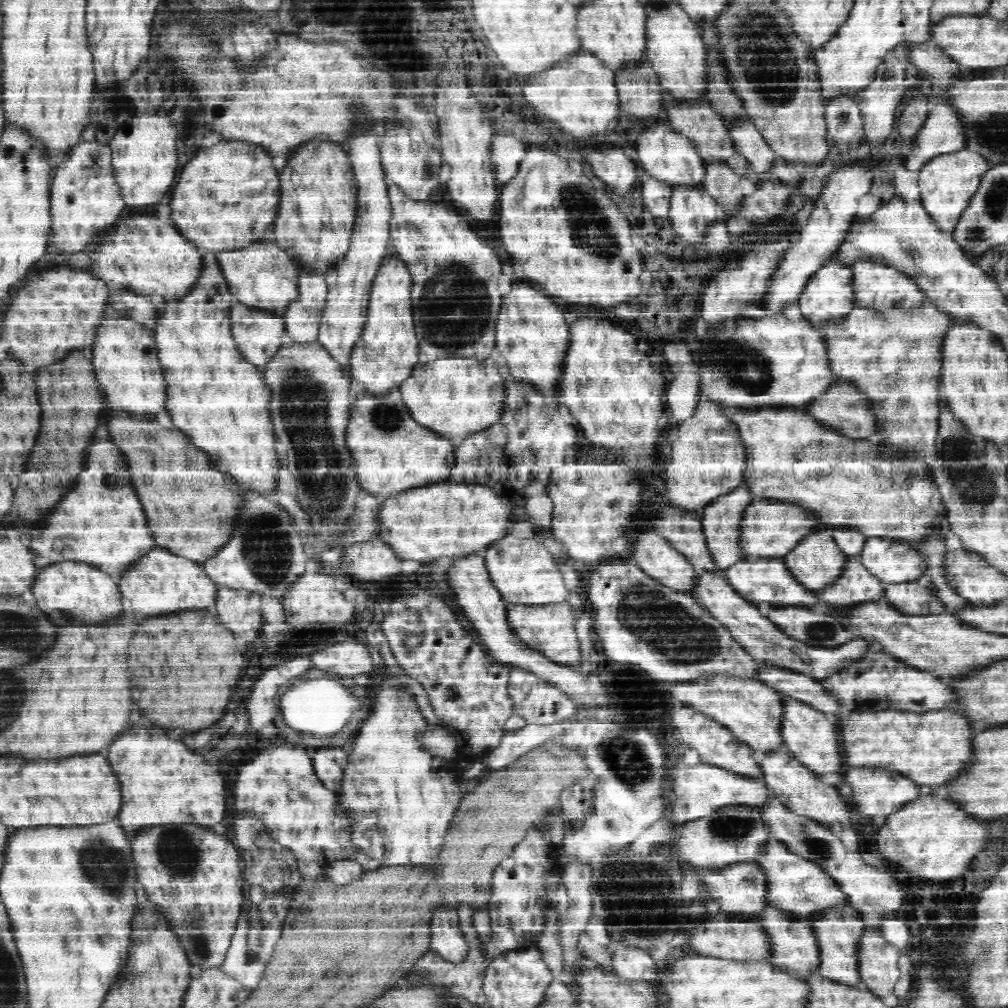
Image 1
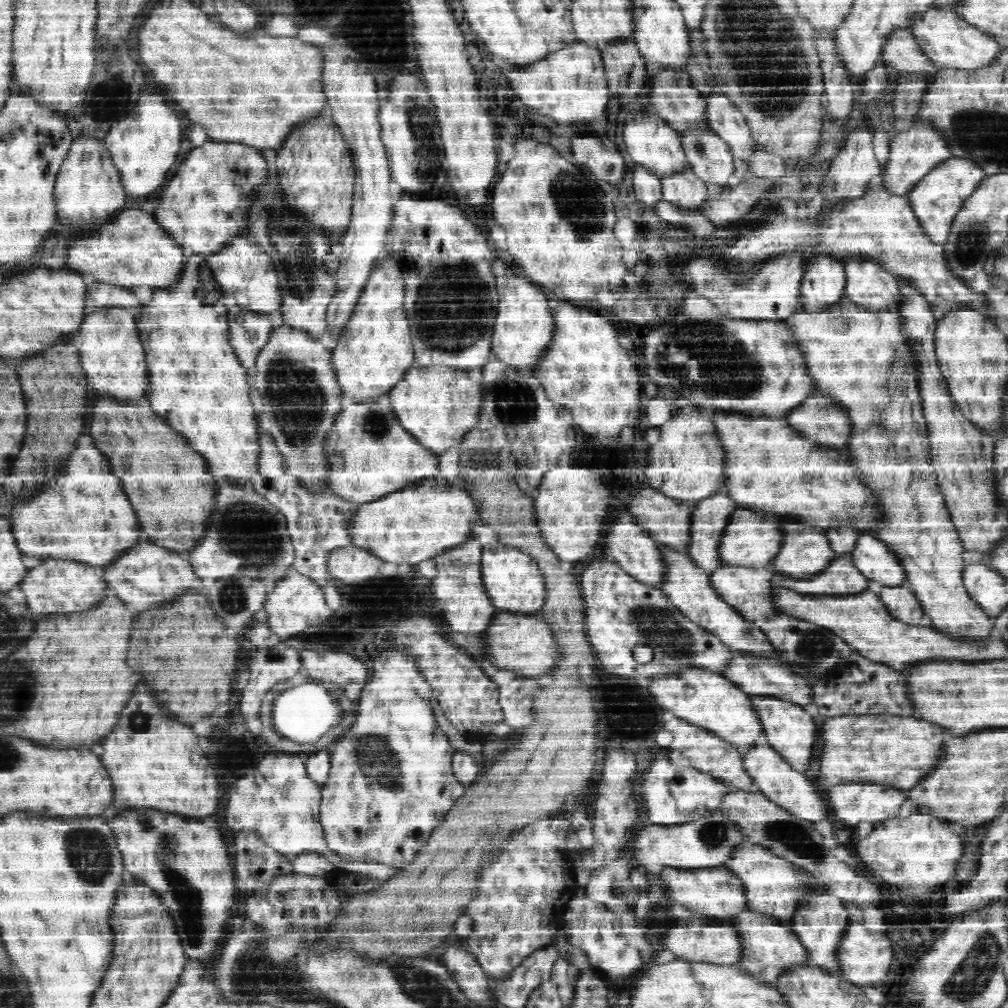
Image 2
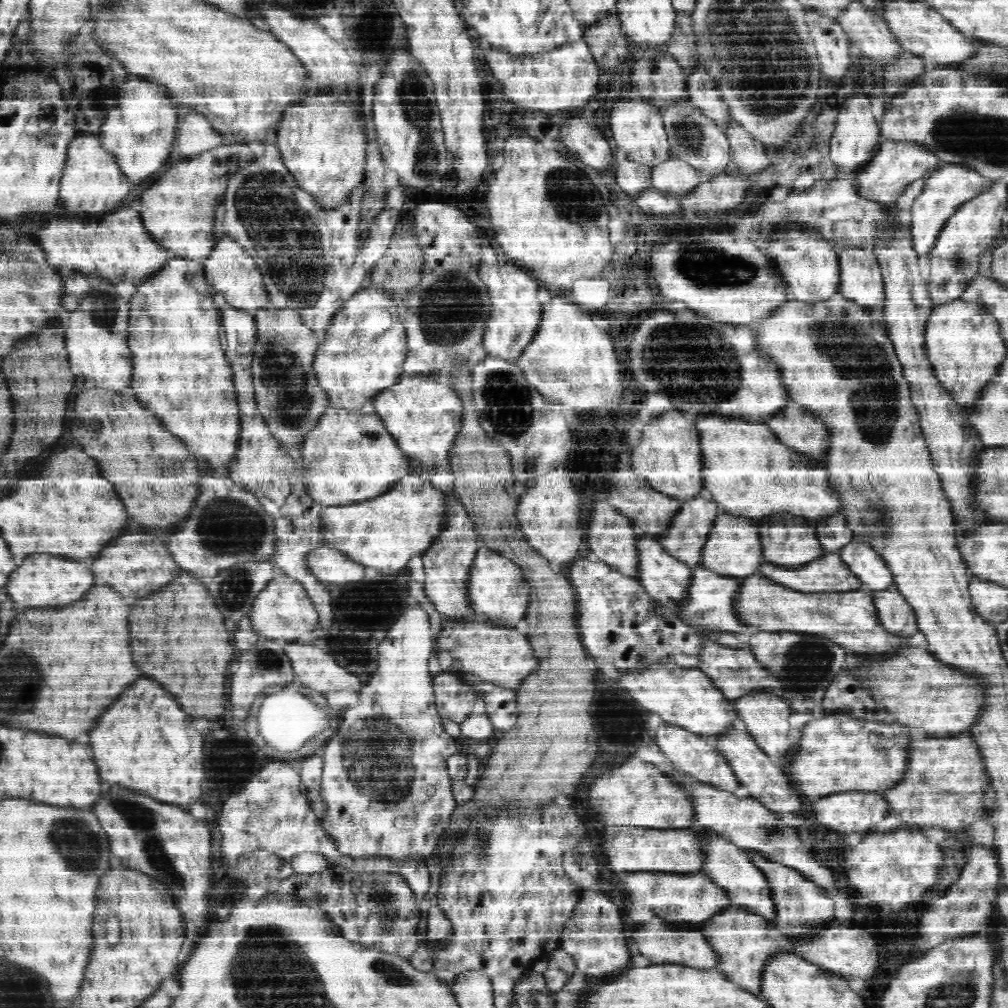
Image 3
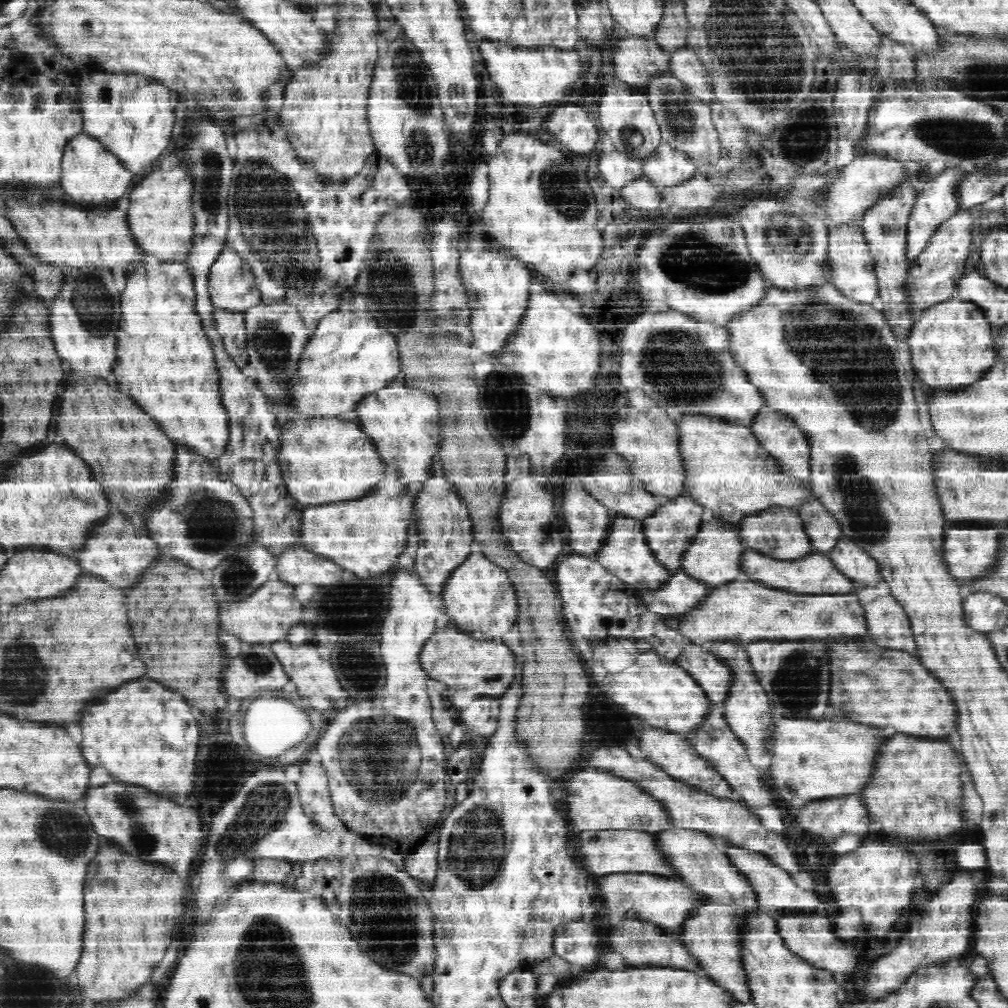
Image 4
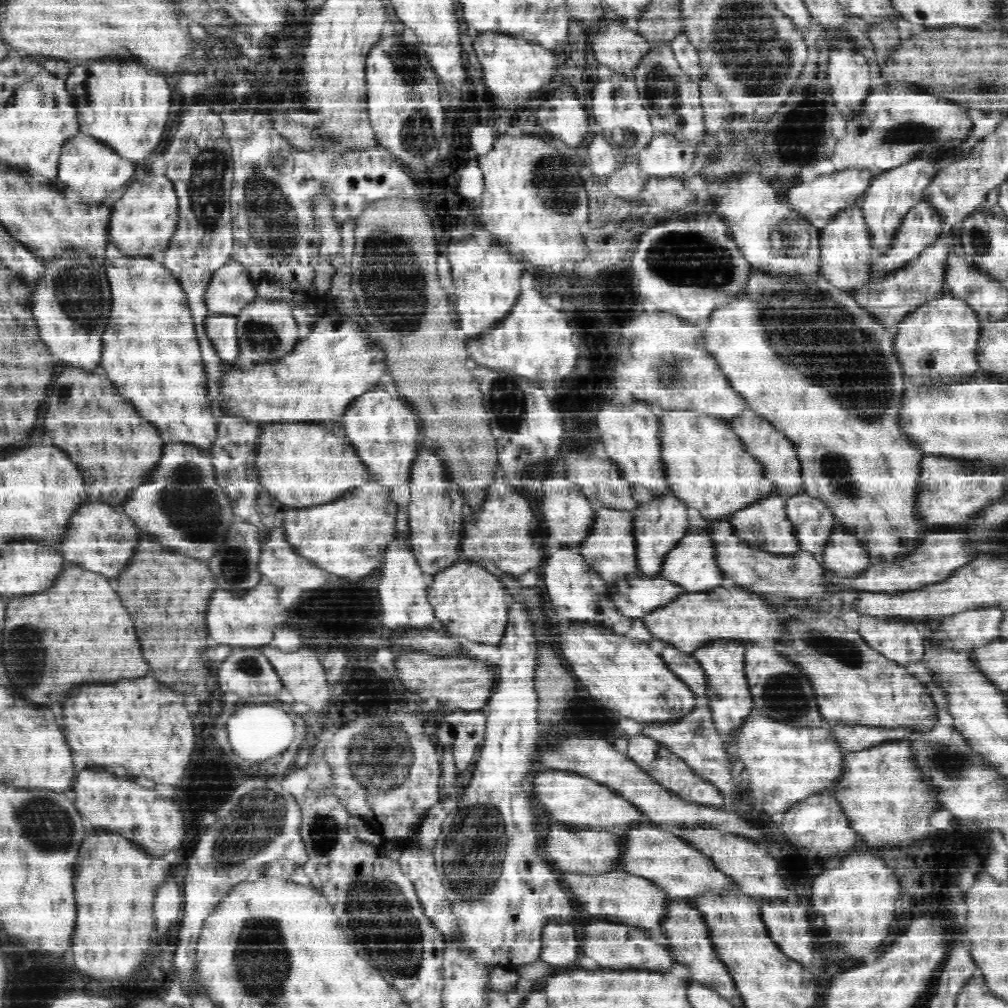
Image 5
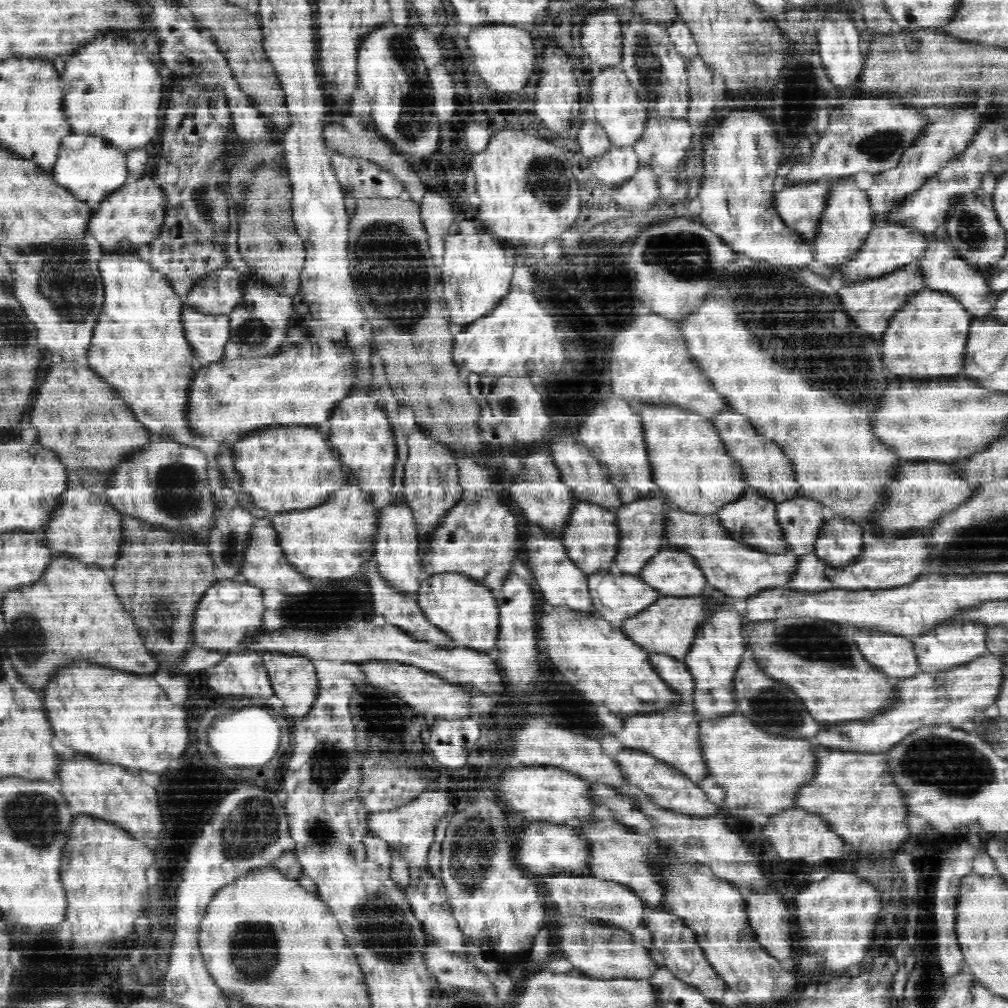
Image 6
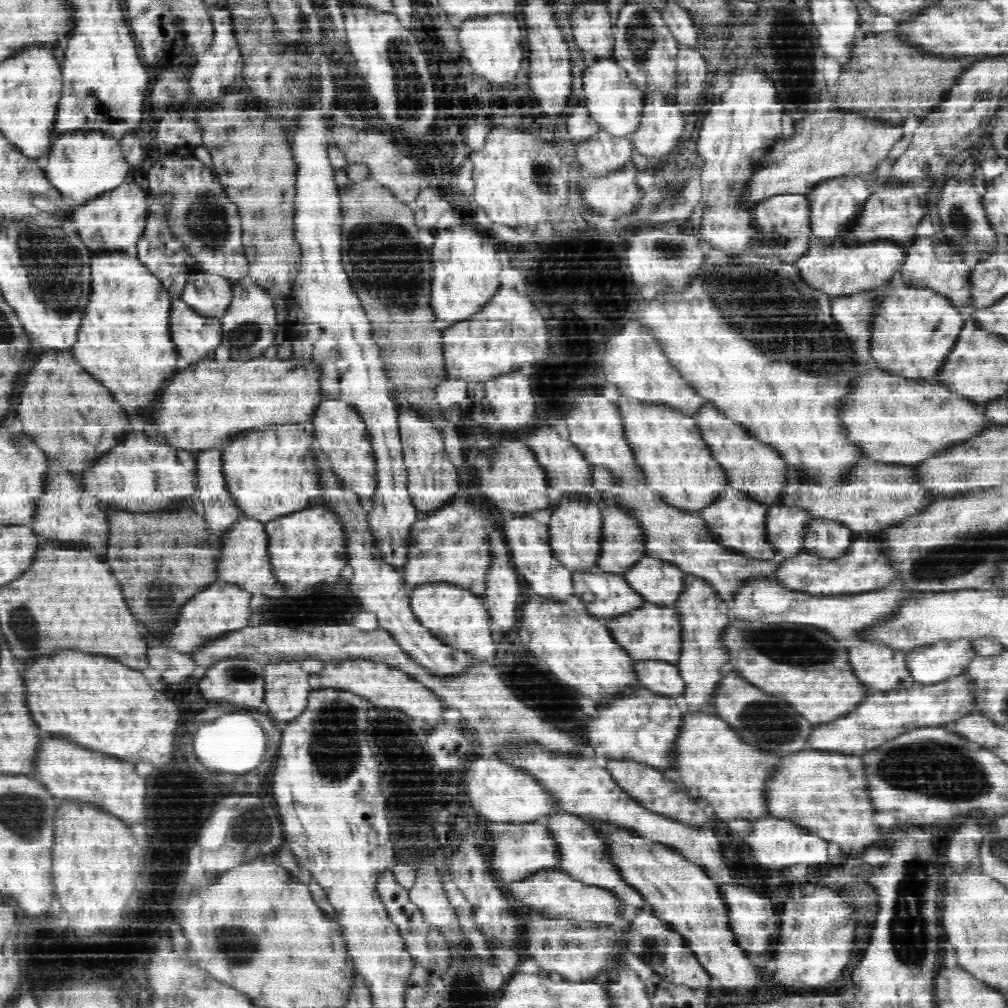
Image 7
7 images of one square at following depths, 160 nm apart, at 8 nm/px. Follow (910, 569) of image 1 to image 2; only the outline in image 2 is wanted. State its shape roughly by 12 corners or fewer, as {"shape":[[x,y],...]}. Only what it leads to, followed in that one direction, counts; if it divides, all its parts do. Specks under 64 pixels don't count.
{"shape":[[860,536],[854,564],[874,587],[907,582],[890,544]]}

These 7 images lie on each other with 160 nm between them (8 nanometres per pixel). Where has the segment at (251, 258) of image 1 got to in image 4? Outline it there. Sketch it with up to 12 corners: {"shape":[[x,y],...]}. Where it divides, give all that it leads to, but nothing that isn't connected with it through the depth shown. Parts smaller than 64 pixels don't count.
{"shape":[[224,245],[208,272],[216,308],[242,312],[261,293],[251,266]]}

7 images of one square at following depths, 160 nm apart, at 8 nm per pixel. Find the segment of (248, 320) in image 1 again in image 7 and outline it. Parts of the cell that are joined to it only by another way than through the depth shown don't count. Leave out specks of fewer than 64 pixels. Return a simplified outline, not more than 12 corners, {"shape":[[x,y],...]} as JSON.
{"shape":[[173,301],[180,370],[217,358],[221,320]]}

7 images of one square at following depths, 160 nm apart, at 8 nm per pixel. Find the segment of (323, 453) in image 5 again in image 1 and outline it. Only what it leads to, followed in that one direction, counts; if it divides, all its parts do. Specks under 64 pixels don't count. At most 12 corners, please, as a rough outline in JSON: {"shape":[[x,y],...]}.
{"shape":[[400,389],[354,398],[347,443],[363,490],[448,482],[451,438]]}

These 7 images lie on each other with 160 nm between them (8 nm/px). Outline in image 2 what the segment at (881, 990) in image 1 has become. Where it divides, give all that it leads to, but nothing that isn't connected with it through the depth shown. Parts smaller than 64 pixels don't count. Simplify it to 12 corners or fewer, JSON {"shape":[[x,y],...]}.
{"shape":[[852,922],[840,947],[846,981],[882,986],[892,942]]}

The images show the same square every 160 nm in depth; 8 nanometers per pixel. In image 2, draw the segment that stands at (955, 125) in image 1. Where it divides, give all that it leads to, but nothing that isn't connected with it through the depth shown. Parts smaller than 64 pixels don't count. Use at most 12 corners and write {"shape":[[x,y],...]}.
{"shape":[[932,122],[900,130],[889,144],[885,190],[906,195],[954,156]]}

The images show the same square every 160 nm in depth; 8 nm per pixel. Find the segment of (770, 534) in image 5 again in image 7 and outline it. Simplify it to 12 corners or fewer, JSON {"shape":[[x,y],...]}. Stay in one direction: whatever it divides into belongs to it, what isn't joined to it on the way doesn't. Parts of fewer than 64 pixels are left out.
{"shape":[[730,488],[701,513],[720,544],[776,559],[768,507]]}

